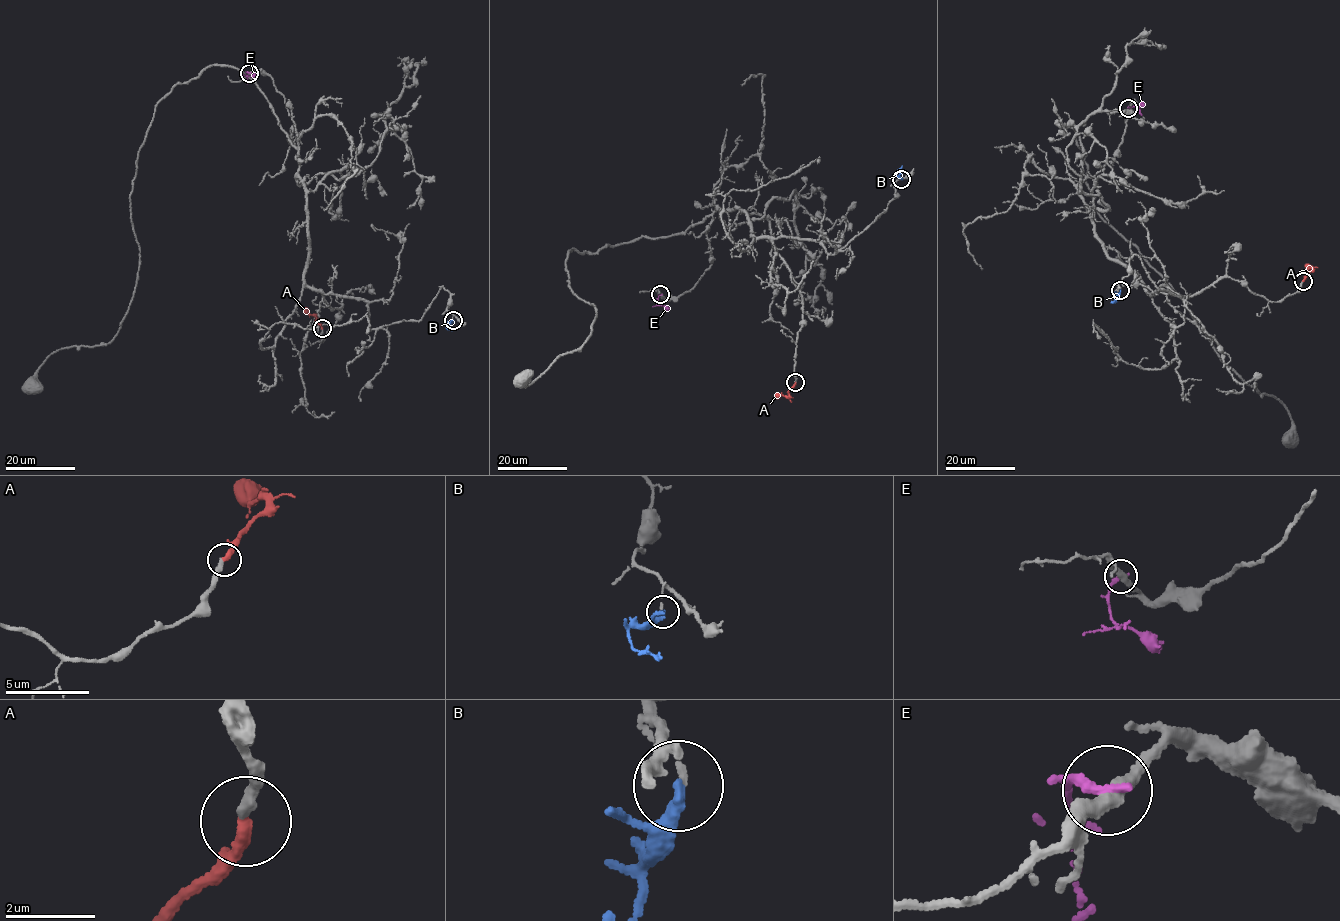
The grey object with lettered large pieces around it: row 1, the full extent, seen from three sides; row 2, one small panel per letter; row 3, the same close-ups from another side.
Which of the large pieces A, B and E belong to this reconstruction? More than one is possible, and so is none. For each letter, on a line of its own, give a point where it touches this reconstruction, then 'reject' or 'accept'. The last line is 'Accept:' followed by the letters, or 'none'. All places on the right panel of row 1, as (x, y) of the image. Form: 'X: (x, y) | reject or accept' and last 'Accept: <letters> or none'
A: (1303, 281) | accept
B: (1120, 290) | reject
E: (1128, 108) | reject
Accept: A

